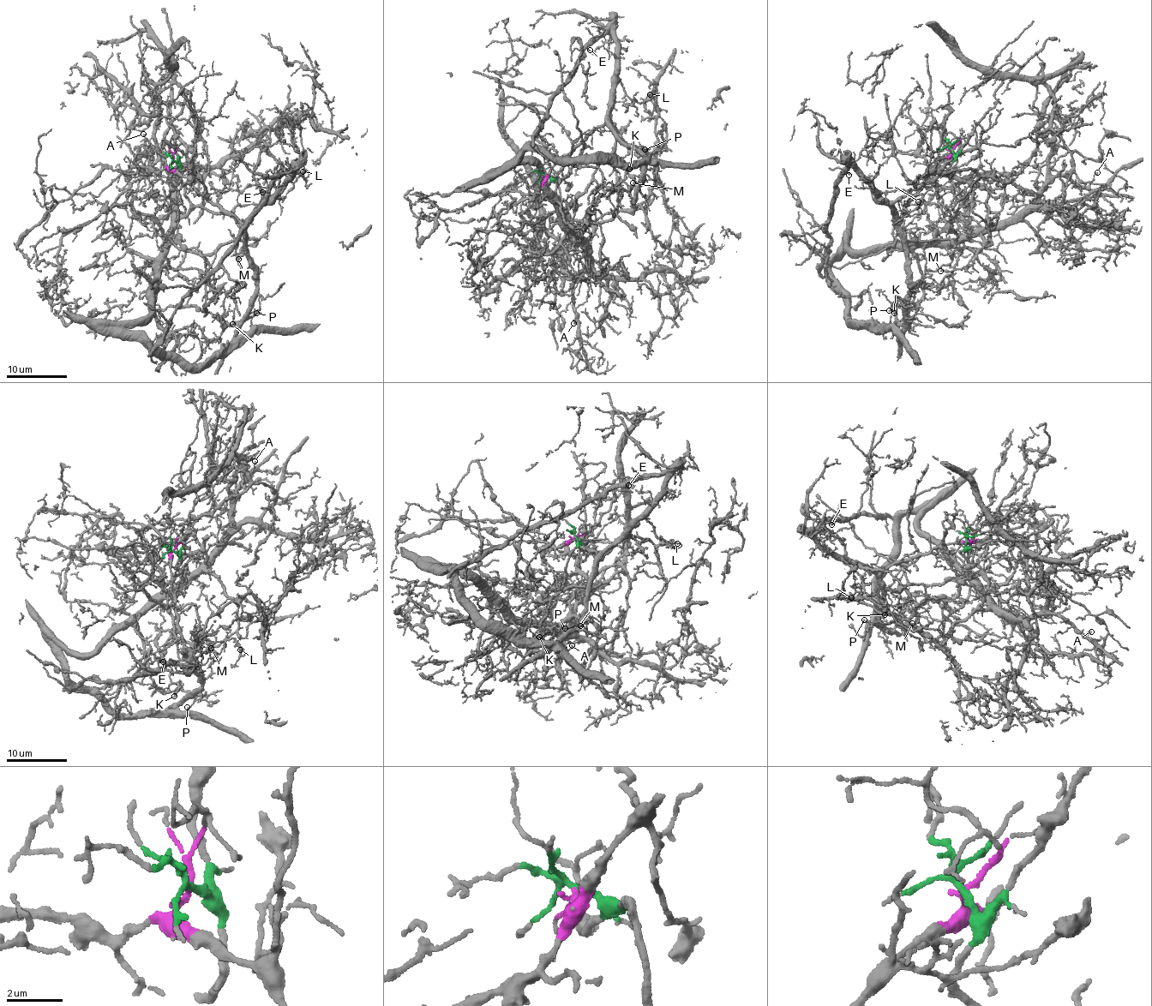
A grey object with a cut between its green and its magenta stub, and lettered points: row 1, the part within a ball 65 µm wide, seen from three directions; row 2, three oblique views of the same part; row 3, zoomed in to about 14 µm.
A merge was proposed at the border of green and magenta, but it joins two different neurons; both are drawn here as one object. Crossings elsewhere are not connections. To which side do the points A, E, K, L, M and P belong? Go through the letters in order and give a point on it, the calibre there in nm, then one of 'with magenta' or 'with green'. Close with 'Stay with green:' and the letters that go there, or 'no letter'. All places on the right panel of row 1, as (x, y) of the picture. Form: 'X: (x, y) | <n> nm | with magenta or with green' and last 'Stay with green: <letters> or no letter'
A: (1097, 172) | 140 nm | with green
E: (848, 175) | 100 nm | with magenta
K: (894, 313) | 150 nm | with magenta
L: (918, 201) | 90 nm | with magenta
M: (940, 271) | 190 nm | with green
P: (889, 310) | 110 nm | with magenta
Stay with green: A, M

